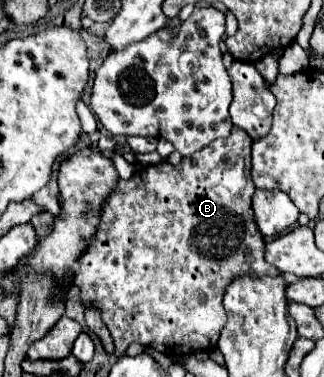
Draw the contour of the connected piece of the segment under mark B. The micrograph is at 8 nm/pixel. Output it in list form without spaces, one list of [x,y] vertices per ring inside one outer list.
[[[233,126],[231,134],[227,138],[213,140],[201,152],[195,152],[193,156],[183,158],[177,166],[173,166],[169,162],[159,162],[153,166],[137,168],[129,180],[119,180],[119,186],[109,196],[109,200],[101,212],[101,226],[99,226],[97,234],[93,236],[93,244],[85,250],[85,254],[82,254],[81,260],[79,260],[79,272],[73,282],[75,286],[79,286],[85,306],[93,304],[93,306],[101,308],[103,320],[113,336],[113,344],[115,344],[113,354],[115,356],[123,356],[131,342],[137,342],[137,344],[149,346],[149,348],[157,348],[159,352],[167,352],[173,356],[175,354],[185,356],[185,354],[191,354],[197,350],[213,350],[217,346],[219,332],[225,326],[225,310],[223,310],[221,300],[223,300],[227,284],[239,276],[255,278],[255,276],[279,276],[281,274],[271,264],[265,264],[265,240],[263,240],[263,236],[259,236],[259,228],[253,220],[251,198],[255,192],[255,184],[251,178],[251,144],[253,144],[253,140],[245,132],[241,132],[241,128]]]

